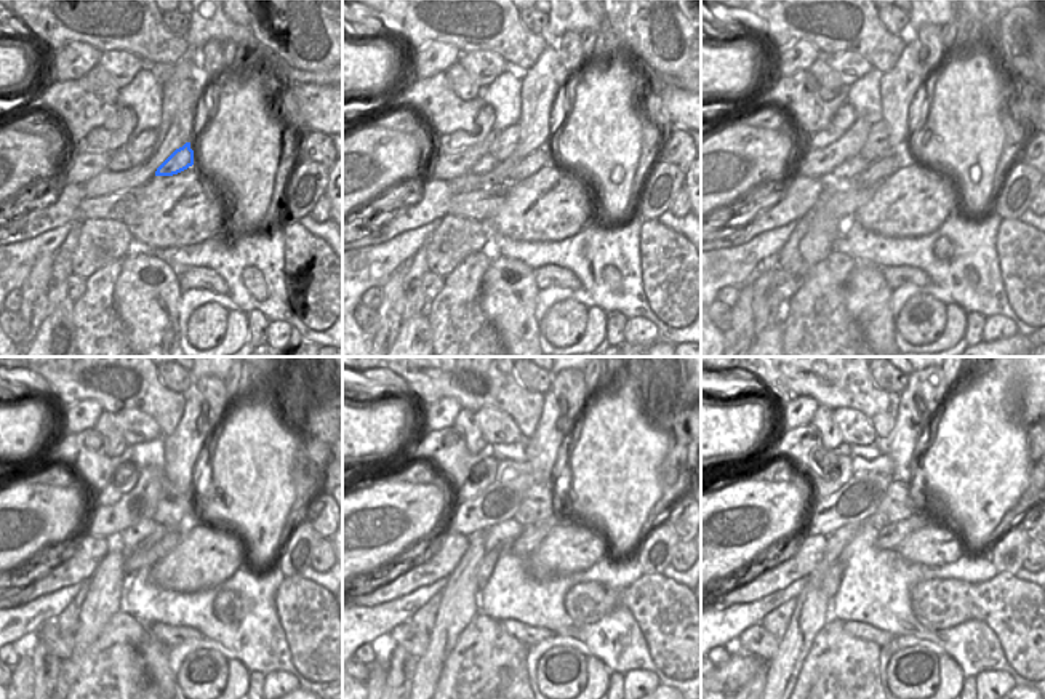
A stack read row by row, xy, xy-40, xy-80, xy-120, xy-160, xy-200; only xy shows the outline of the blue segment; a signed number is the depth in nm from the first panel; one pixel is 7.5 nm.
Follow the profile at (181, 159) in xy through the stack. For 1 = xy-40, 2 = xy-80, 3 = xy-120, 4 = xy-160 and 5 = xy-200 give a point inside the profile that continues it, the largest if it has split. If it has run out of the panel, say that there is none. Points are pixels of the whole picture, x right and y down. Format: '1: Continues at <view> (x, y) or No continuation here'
1: Continues at xy-40 (533, 162)
2: Continues at xy-80 (879, 170)
3: Continues at xy-120 (159, 533)
4: Continues at xy-160 (490, 559)
5: Continues at xy-200 (831, 581).

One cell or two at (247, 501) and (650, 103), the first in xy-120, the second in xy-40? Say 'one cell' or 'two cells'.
two cells

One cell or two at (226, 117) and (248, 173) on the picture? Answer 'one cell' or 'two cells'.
one cell

